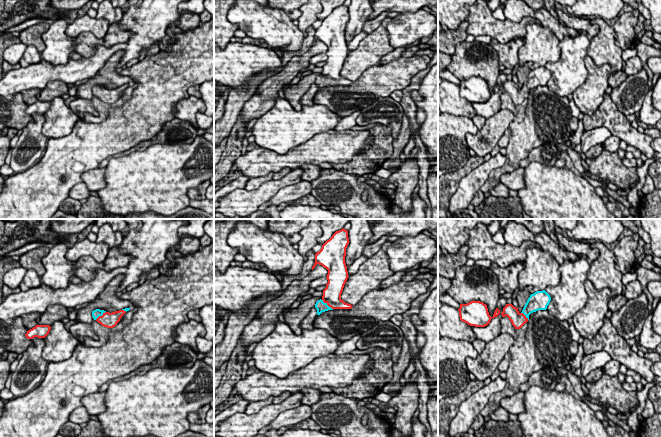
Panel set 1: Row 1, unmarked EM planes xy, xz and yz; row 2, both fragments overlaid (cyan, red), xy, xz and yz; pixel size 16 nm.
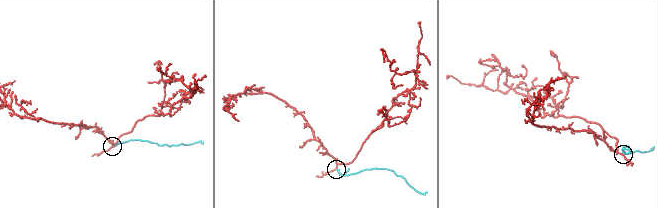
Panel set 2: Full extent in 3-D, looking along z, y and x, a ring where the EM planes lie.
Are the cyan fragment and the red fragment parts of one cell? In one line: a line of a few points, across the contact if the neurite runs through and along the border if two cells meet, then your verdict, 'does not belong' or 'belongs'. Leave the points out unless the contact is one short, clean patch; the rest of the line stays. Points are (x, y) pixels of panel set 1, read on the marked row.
belongs

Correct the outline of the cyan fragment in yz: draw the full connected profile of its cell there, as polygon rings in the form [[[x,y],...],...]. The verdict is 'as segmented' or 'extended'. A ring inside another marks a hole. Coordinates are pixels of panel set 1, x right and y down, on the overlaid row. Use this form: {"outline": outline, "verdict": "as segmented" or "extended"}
{"outline": [[[537,291],[528,298],[522,312],[512,304],[506,304],[502,317],[507,316],[515,329],[520,329],[529,320],[529,315],[538,310],[546,310],[551,301],[550,295],[545,291]]], "verdict": "extended"}

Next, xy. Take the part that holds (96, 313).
{"outline": [[[125,308],[119,311],[109,313],[104,310],[96,309],[92,311],[92,317],[102,326],[107,328],[113,328],[120,321],[121,317],[129,310],[130,308]]], "verdict": "extended"}

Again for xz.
{"outline": [[[344,228],[336,231],[332,237],[327,240],[319,252],[315,254],[315,263],[312,267],[312,270],[317,264],[322,265],[328,270],[326,288],[323,290],[323,296],[315,304],[317,309],[317,315],[320,315],[322,312],[333,310],[333,309],[351,309],[353,306],[351,304],[345,303],[341,299],[341,294],[344,288],[344,285],[348,279],[348,271],[345,263],[346,248],[349,244],[348,231]]], "verdict": "extended"}

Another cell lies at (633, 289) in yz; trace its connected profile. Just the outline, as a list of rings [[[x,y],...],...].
[[[638,280],[629,282],[626,285],[625,297],[627,300],[637,298],[643,292],[642,286]]]

